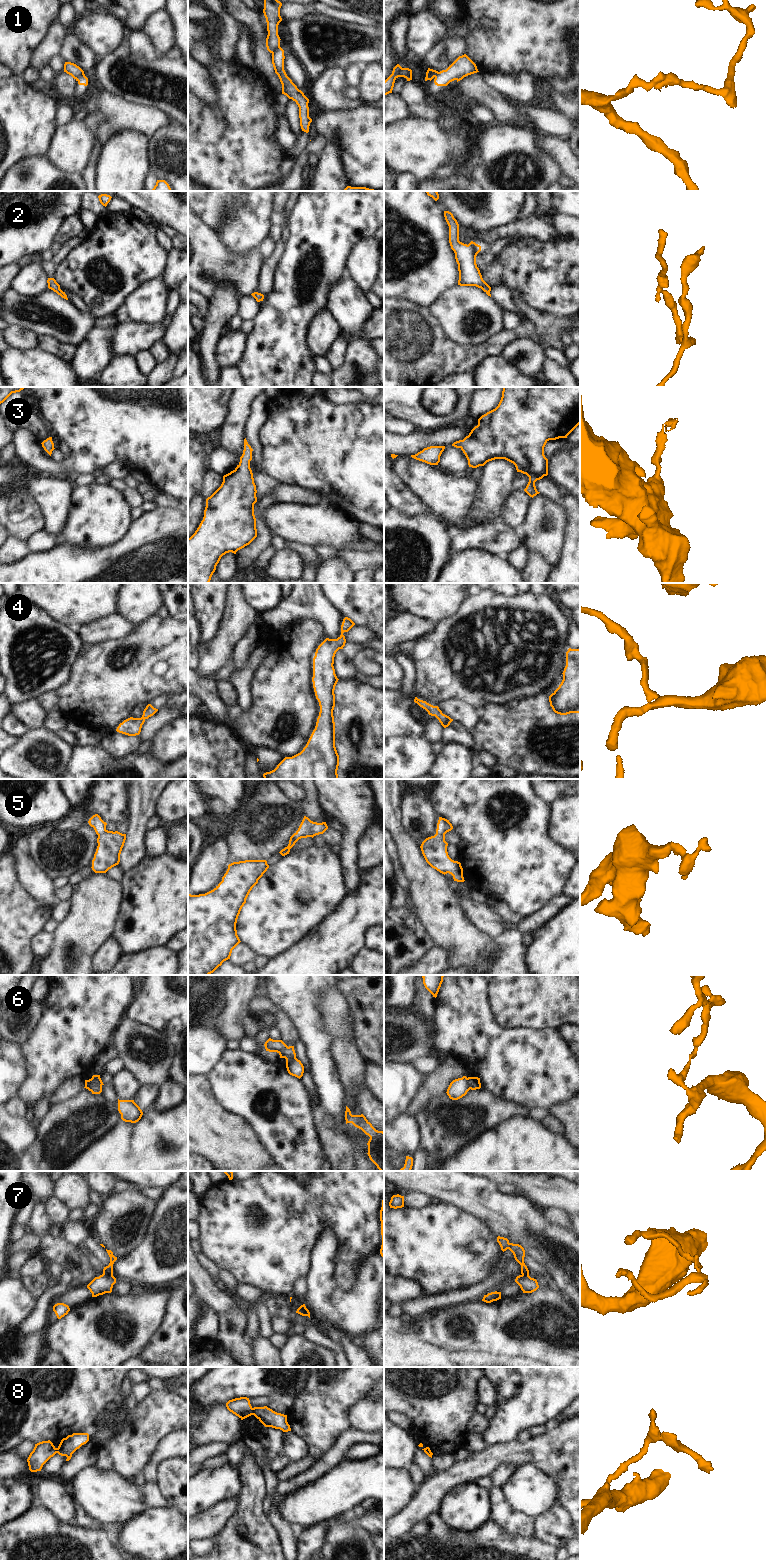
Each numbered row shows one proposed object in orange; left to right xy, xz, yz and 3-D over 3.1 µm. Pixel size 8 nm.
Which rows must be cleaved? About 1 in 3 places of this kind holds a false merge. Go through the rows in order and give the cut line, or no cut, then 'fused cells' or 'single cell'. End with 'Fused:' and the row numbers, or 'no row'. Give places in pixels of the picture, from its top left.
1: cut in xz along (279, 46), (271, 52); fused cells
2: no cut; single cell
3: no cut; single cell
4: no cut; single cell
5: no cut; single cell
6: cut in xy along (88, 1080), (91, 1083), (96, 1079), (102, 1084); fused cells
7: cut in xy along (102, 1274), (112, 1275); fused cells
8: cut in xz along (252, 1408), (253, 1414); fused cells
Fused: 1, 6, 7, 8

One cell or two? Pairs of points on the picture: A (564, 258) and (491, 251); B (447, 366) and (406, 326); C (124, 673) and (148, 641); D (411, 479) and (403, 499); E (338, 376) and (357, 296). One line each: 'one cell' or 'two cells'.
A: two cells
B: one cell
C: one cell
D: two cells
E: one cell

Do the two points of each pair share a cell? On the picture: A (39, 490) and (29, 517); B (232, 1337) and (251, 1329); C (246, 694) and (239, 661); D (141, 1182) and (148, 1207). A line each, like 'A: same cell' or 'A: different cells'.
A: different cells
B: different cells
C: different cells
D: different cells

